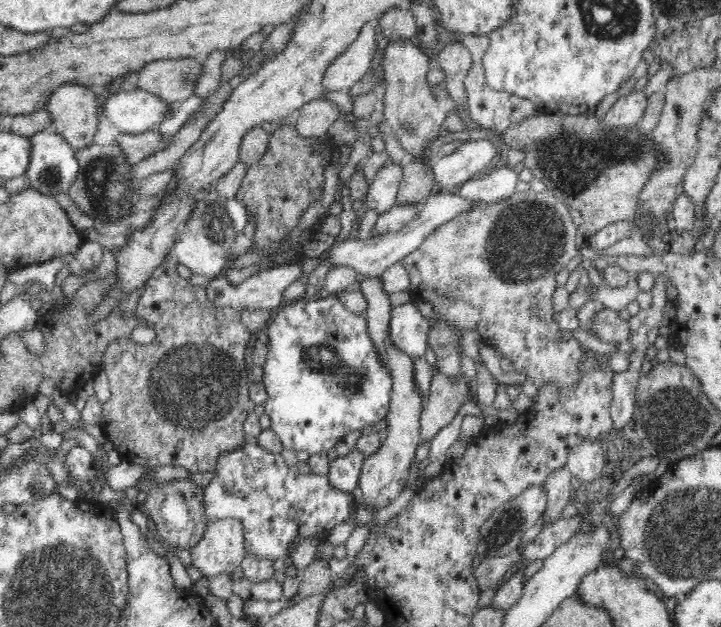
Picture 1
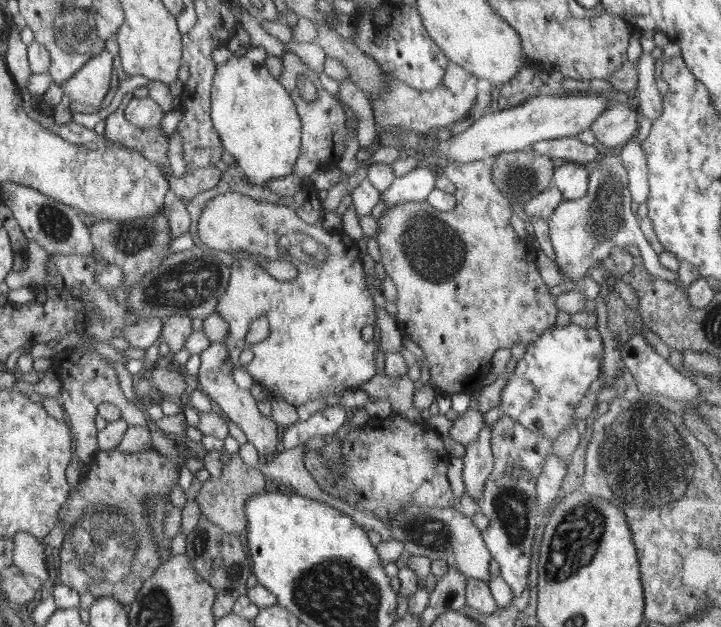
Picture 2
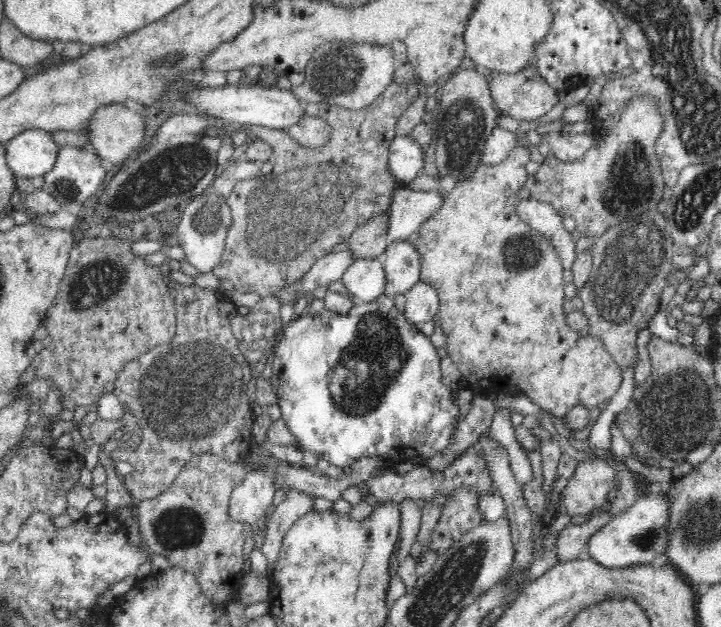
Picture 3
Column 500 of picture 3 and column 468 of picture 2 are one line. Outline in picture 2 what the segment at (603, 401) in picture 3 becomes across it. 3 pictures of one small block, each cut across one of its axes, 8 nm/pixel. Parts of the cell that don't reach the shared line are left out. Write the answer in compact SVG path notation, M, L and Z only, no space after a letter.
M486 158L479 161L468 162L468 164L459 164L454 161L453 165L447 169L446 175L456 188L453 194L455 207L450 210L434 208L430 202L402 202L398 205L387 206L382 212L378 221L377 242L380 245L381 262L385 268L385 272L394 281L397 290L397 325L410 334L410 338L418 344L425 359L428 362L430 370L430 378L437 390L445 395L466 393L473 395L475 390L484 386L487 374L490 370L494 370L494 354L498 354L498 350L506 350L512 348L516 342L523 341L526 346L541 336L550 326L555 326L558 309L556 305L556 296L552 296L548 292L548 288L540 282L540 274L536 268L532 268L532 252L534 250L534 262L536 262L536 248L532 248L532 244L526 241L526 252L524 252L524 240L516 234L516 230L512 228L512 224L508 226L508 218L510 218L510 202L506 200L506 196L494 186L492 182L492 162L493 158Z

